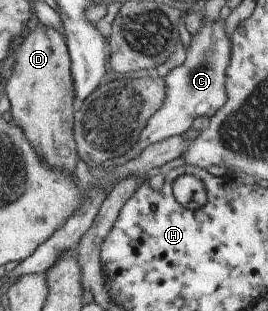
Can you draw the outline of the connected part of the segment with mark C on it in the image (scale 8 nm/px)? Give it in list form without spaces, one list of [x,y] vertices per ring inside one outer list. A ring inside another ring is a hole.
[[[203,16],[203,26],[200,31],[191,36],[191,45],[186,50],[186,58],[183,65],[169,71],[165,82],[165,97],[161,107],[154,111],[154,114],[145,122],[145,125],[138,131],[139,135],[135,144],[121,157],[113,159],[117,163],[125,164],[148,145],[161,141],[166,137],[181,135],[191,125],[195,117],[210,118],[222,105],[226,98],[224,77],[227,62],[230,54],[229,37],[223,33],[223,21],[218,19],[211,24]]]

